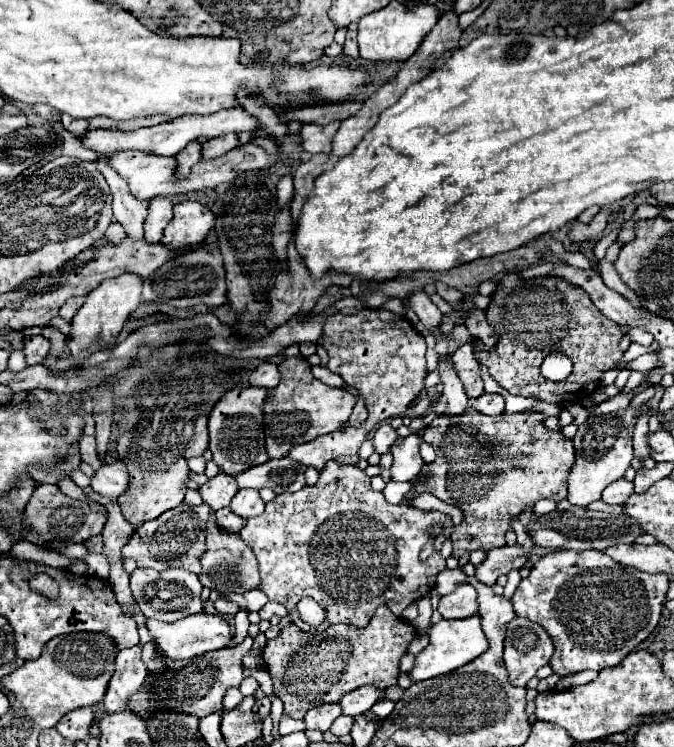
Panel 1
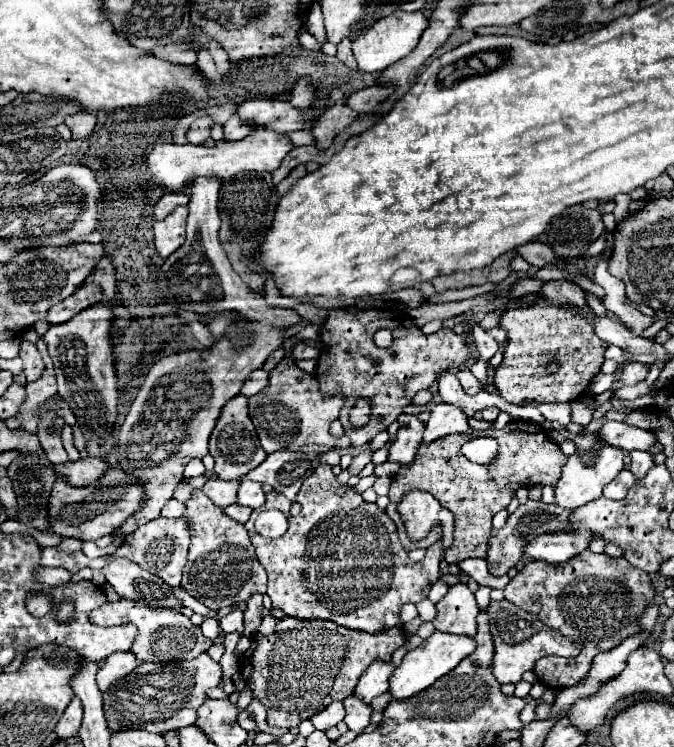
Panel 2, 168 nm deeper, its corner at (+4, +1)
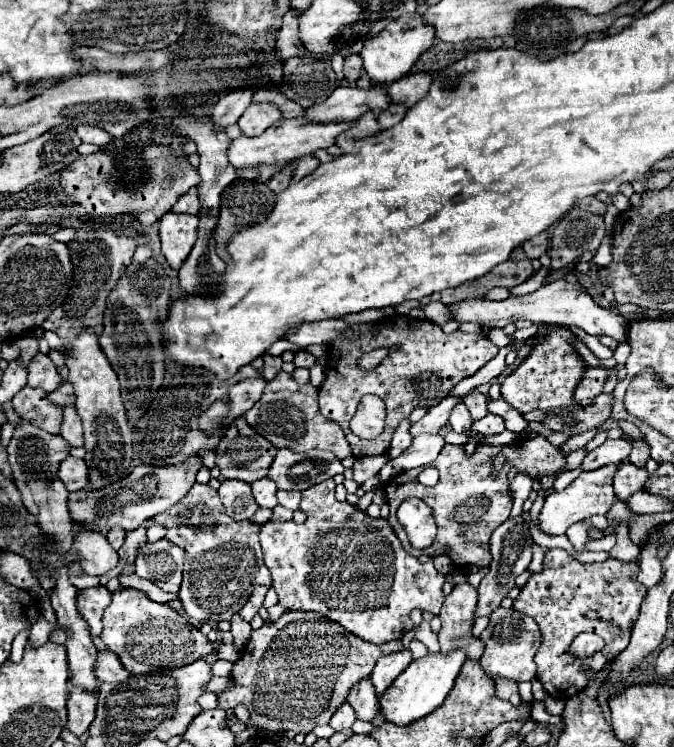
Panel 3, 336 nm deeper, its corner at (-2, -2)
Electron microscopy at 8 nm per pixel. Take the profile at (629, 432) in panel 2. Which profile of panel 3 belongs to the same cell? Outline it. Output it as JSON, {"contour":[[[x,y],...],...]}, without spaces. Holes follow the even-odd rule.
{"contour":[[[613,439],[613,441],[605,441],[601,447],[593,449],[591,453],[587,453],[587,457],[581,463],[583,471],[593,471],[611,463],[621,463],[627,459],[627,455],[631,453],[631,443],[627,443],[625,439]]]}

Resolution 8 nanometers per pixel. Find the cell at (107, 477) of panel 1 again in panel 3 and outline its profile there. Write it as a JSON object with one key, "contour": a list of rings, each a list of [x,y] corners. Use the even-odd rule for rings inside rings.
{"contour":[[[75,457],[63,459],[59,463],[57,475],[65,483],[67,491],[79,491],[87,485],[87,465],[83,463],[83,459],[75,459]]]}

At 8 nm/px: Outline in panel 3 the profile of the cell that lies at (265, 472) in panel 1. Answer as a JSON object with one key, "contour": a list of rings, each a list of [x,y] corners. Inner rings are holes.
{"contour":[[[279,449],[267,477],[273,479],[279,489],[305,491],[339,473],[343,473],[343,465],[331,451],[313,449],[295,453],[291,449]]]}

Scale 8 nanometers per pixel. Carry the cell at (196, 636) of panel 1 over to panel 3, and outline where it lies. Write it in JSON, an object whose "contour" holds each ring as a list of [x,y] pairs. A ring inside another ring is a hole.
{"contour":[[[137,589],[115,591],[111,595],[111,605],[104,611],[102,623],[100,638],[131,675],[177,669],[203,659],[213,651],[213,645],[207,641],[207,637],[187,623],[183,615],[167,605],[153,603]]]}

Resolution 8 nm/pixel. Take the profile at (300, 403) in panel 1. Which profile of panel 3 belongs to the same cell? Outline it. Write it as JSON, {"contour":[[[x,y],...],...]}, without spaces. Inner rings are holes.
{"contour":[[[281,371],[273,381],[267,383],[263,397],[245,413],[245,419],[259,435],[269,439],[277,449],[329,449],[339,455],[339,459],[351,455],[351,447],[339,423],[321,415],[317,405],[317,389],[313,385],[297,385],[297,381],[285,371]]]}

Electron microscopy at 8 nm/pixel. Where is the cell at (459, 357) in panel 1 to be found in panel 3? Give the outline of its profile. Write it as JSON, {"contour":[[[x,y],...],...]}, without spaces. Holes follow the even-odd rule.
{"contour":[[[473,389],[469,395],[465,395],[465,405],[467,405],[469,413],[471,413],[471,421],[473,421],[473,423],[479,421],[479,419],[483,419],[483,417],[489,413],[489,411],[487,411],[487,399],[485,399],[485,395],[479,393],[477,389]]]}

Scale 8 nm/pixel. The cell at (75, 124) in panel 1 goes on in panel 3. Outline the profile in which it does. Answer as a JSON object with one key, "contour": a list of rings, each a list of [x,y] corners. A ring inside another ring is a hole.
{"contour":[[[79,125],[77,127],[77,135],[81,137],[81,141],[95,143],[99,147],[105,147],[105,145],[109,145],[113,141],[113,137],[107,131],[103,131],[99,127],[91,127],[91,125]]]}

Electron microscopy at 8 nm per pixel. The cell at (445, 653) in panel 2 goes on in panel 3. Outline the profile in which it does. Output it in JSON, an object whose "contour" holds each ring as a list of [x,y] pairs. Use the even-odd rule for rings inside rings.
{"contour":[[[451,651],[451,655],[443,653],[425,655],[413,661],[411,667],[407,667],[407,671],[403,671],[399,679],[395,679],[395,683],[391,683],[391,687],[387,687],[387,691],[379,699],[379,711],[383,713],[385,721],[395,723],[399,727],[407,727],[417,719],[433,713],[437,707],[443,705],[445,697],[453,689],[453,683],[463,663],[465,663],[463,651]]]}

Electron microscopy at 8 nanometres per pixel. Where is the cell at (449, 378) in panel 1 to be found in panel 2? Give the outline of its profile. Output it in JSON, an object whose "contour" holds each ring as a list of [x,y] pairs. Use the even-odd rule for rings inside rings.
{"contour":[[[439,402],[431,408],[423,442],[433,442],[447,434],[466,433],[472,434],[473,429],[469,427],[469,416],[463,408],[457,408],[449,402]]]}

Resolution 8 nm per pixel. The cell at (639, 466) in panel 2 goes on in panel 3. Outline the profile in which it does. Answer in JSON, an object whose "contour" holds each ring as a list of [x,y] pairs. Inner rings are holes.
{"contour":[[[621,435],[623,439],[627,439],[629,443],[631,443],[631,447],[633,447],[633,451],[631,451],[631,455],[629,455],[629,461],[635,465],[635,467],[645,467],[645,461],[649,459],[649,447],[647,447],[647,443],[643,441],[643,439],[633,439],[633,437],[629,437],[629,435]]]}

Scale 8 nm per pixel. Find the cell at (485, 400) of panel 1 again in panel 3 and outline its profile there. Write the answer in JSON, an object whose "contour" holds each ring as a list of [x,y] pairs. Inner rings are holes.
{"contour":[[[489,413],[489,415],[483,417],[479,423],[473,423],[471,429],[477,431],[477,433],[481,433],[481,435],[485,435],[485,437],[489,437],[489,435],[499,435],[499,433],[503,433],[503,431],[505,431],[505,423],[503,423],[503,419],[501,419],[499,415]]]}

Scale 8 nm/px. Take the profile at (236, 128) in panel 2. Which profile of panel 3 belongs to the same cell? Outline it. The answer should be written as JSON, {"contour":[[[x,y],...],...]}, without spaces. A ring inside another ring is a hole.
{"contour":[[[251,103],[247,111],[239,119],[239,127],[243,129],[243,135],[255,137],[261,135],[271,123],[277,123],[281,119],[281,111],[273,103]]]}

